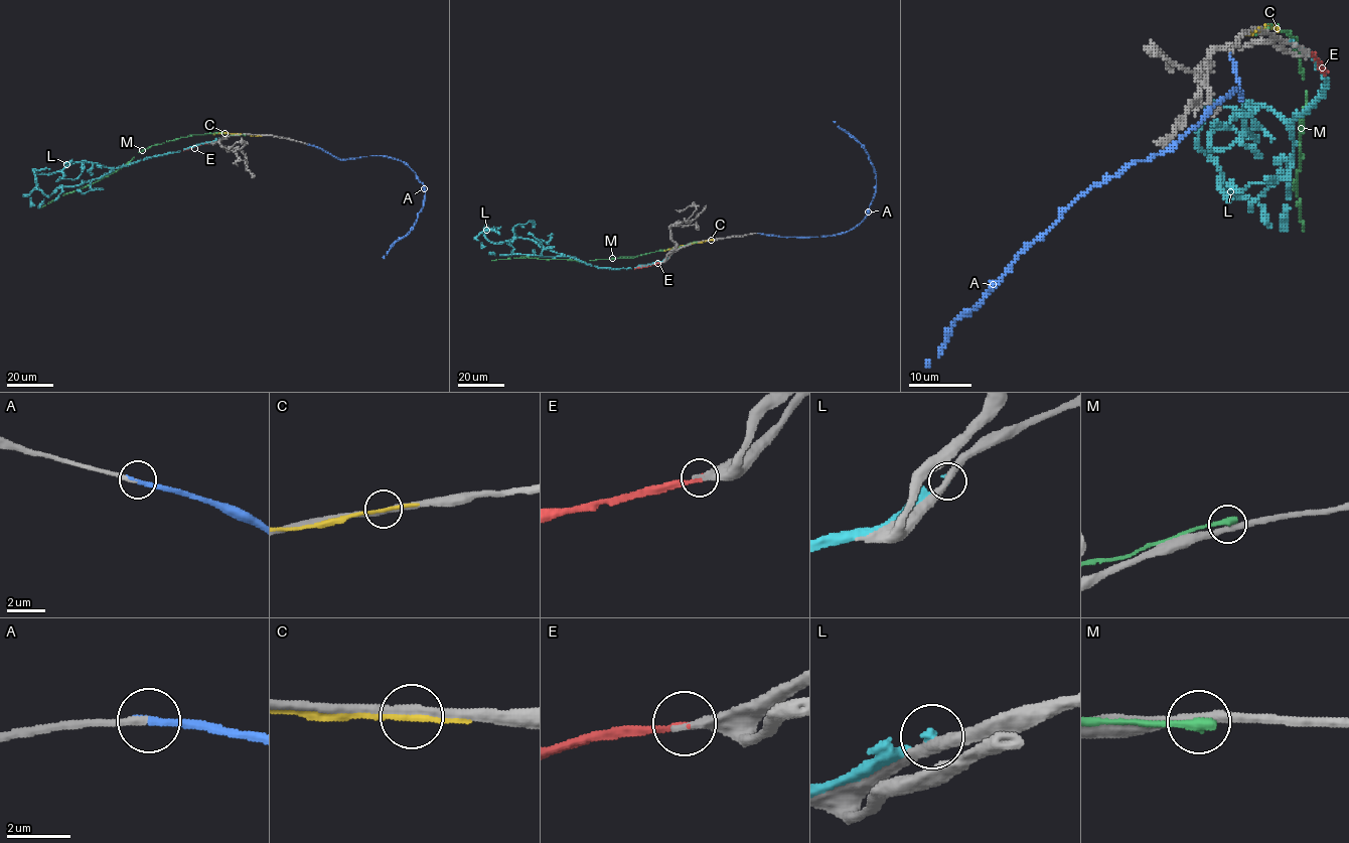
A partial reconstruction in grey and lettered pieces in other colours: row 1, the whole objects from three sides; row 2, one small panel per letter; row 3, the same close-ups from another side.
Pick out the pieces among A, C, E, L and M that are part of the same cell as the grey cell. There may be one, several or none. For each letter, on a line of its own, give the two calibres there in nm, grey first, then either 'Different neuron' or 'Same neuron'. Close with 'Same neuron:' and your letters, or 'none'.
A: Thickness 240 nm (grey) against 240 nm. Same neuron
C: Thickness 300 nm (grey) against 150 nm. Different neuron
E: Thickness 360 nm (grey) against 240 nm. Same neuron
L: Thickness 360 nm (grey) against 240 nm. Different neuron
M: Thickness 320 nm (grey) against 380 nm. Different neuron
Same neuron: A, E

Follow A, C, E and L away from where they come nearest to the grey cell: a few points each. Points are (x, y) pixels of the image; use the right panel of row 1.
A: (1230, 55), (1240, 98), (1237, 87), (1167, 147), (1091, 185), (953, 322), (941, 353), (925, 364)
C: (1248, 31), (1262, 27), (1277, 30)
E: (1310, 53), (1326, 75)
L: (1289, 41), (1324, 90), (1293, 122), (1243, 108), (1254, 138), (1210, 134), (1230, 193), (1271, 228)

